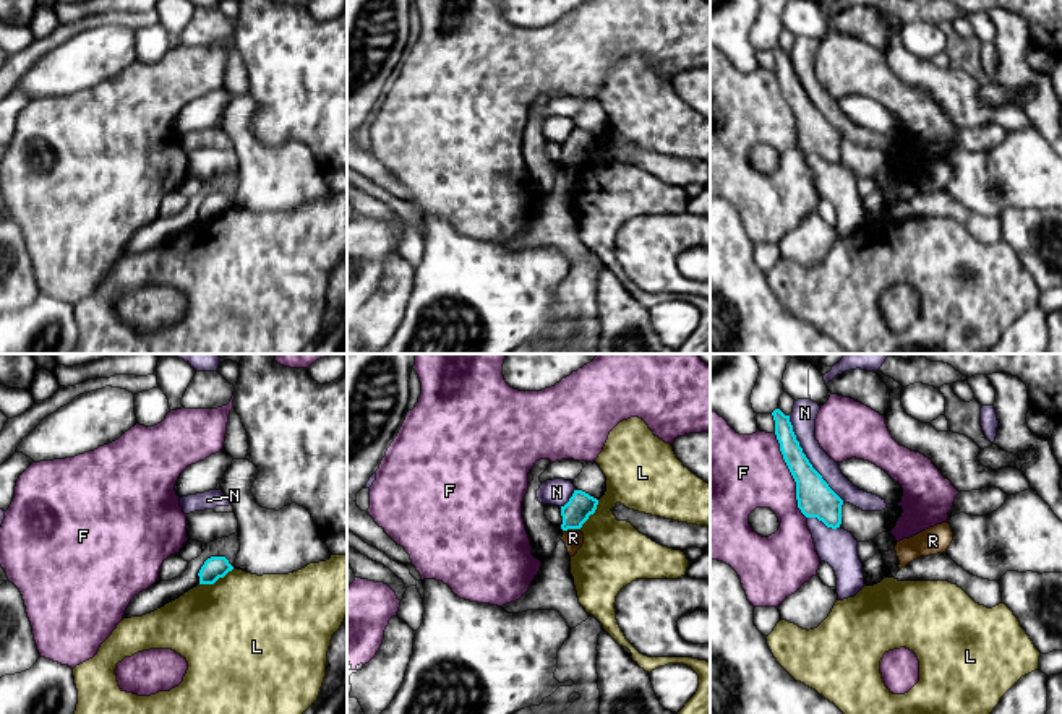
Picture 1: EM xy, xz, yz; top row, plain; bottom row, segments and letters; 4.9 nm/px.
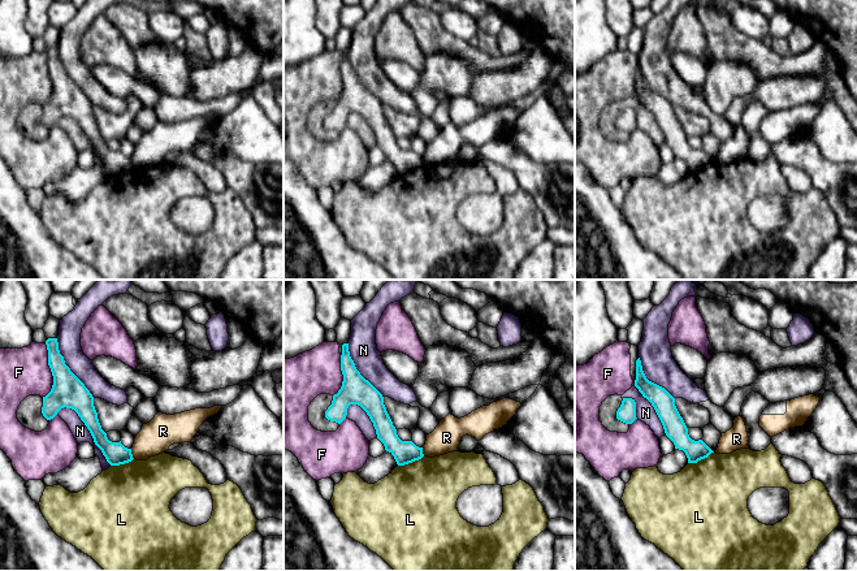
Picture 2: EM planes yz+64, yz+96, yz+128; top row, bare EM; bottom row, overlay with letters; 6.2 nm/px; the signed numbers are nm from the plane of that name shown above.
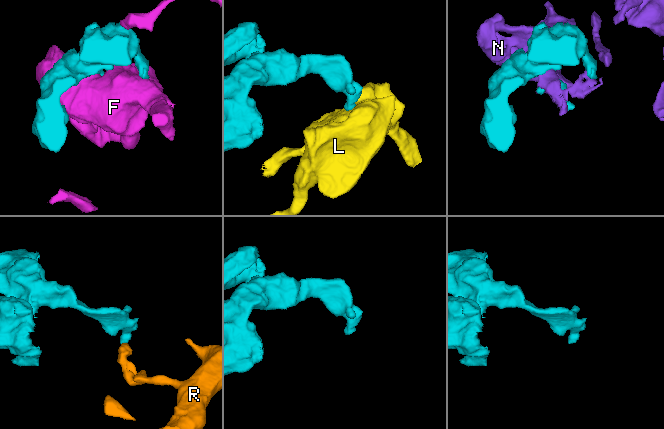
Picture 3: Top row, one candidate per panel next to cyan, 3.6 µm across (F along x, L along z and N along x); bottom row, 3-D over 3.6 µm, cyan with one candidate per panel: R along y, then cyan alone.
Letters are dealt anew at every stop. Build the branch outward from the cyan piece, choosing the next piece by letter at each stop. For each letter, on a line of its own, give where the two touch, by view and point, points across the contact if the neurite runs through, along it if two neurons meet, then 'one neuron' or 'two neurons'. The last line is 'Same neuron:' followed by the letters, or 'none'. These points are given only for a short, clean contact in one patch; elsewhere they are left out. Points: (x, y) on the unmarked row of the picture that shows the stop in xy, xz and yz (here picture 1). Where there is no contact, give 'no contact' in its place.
F: yz (792, 111) | two neurons
L: xy (216, 216) | along xy (234, 205), (213, 219), (200, 221) | two neurons
N: yz (806, 94) | two neurons
R: xz (571, 164) | along xz (579, 164), (563, 167) | two neurons
Same neuron: none

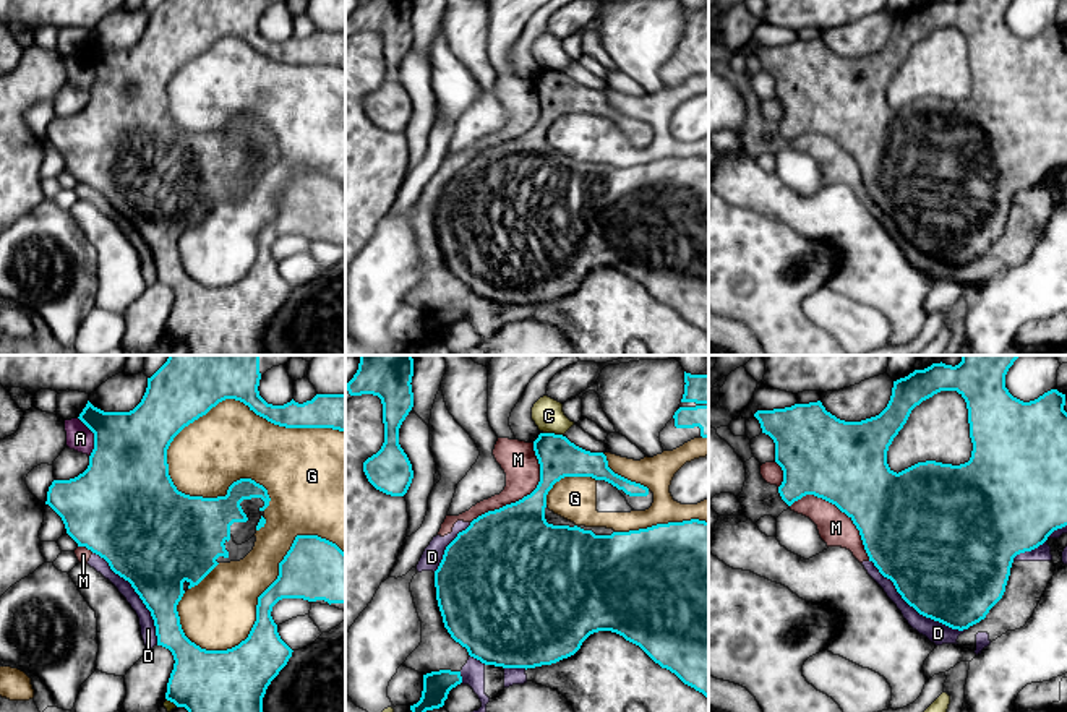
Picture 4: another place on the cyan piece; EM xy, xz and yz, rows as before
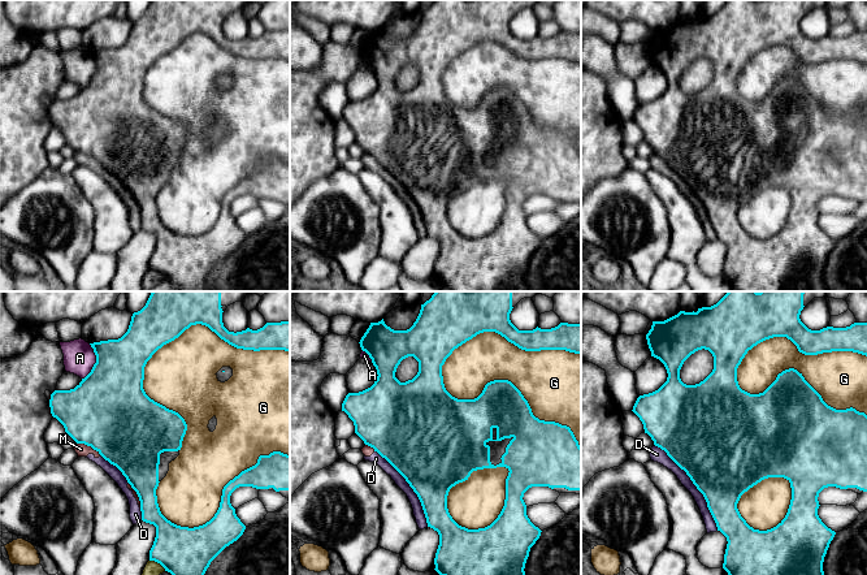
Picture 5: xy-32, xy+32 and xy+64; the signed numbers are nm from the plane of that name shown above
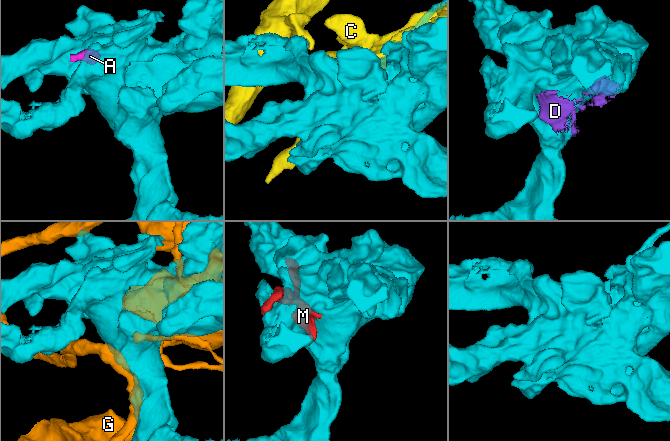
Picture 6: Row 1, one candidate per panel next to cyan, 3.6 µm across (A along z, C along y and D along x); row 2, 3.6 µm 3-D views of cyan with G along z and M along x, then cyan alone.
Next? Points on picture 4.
A: xy (94, 73) | two neurons
C: xz (553, 70) | two neurons
D: yz (915, 245) | two neurons
G: xy (240, 38) | two neurons
M: xz (524, 133) | two neurons
Same neuron: none

